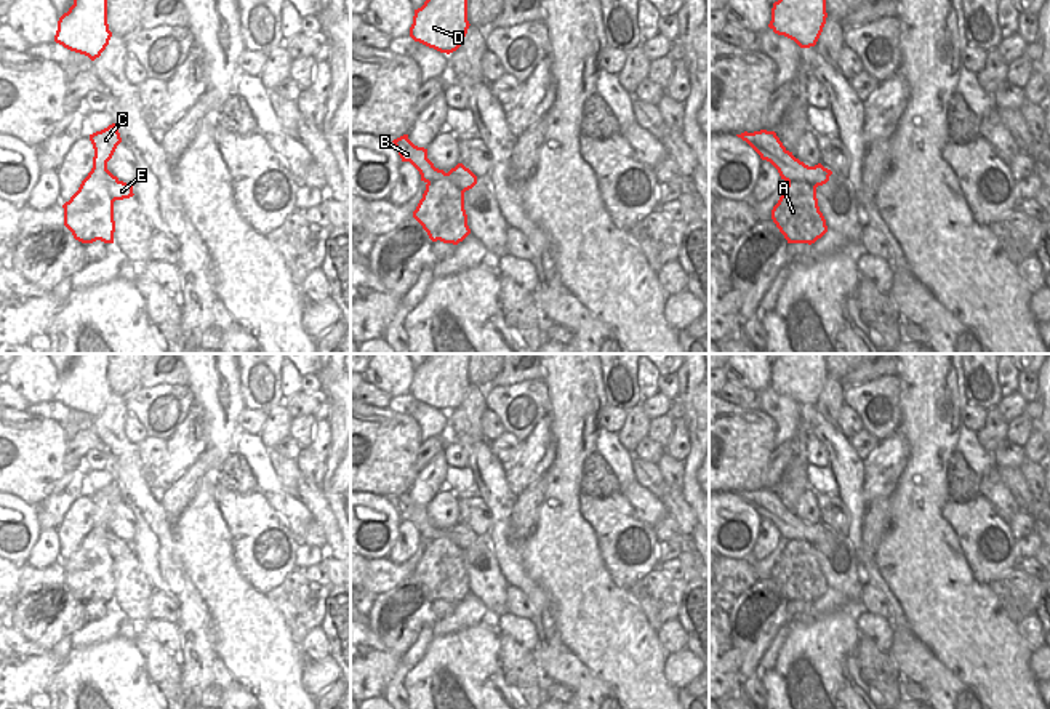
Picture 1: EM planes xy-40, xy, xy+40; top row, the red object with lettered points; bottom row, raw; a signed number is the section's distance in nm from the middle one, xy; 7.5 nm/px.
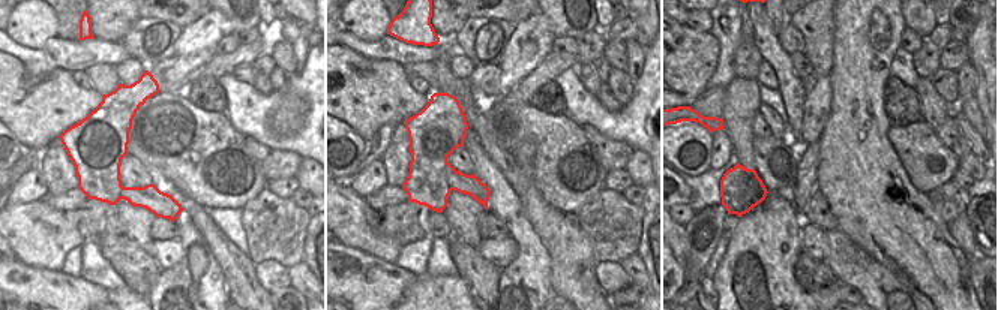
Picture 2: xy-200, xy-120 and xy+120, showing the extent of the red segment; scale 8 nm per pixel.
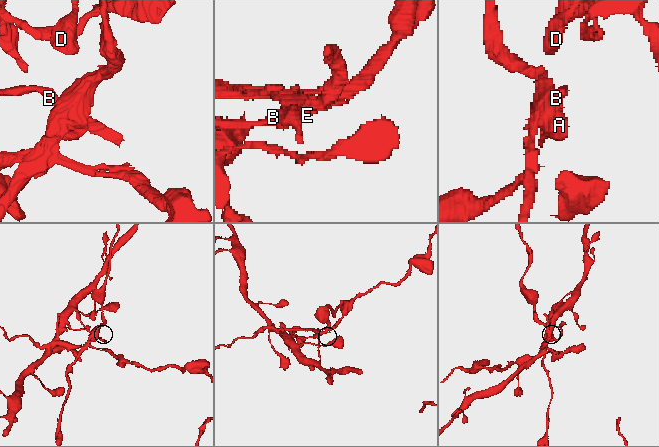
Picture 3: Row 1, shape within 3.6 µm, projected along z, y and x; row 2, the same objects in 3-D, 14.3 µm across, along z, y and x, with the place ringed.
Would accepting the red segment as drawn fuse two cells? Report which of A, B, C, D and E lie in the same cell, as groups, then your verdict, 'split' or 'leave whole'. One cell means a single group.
A C E / B D; split

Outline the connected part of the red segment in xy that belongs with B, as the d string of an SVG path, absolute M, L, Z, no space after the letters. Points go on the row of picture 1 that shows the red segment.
M403 134L392 141L402 162L410 162L421 174L421 181L434 182L447 178L443 170L434 166L427 158L427 149L415 146L408 134Z

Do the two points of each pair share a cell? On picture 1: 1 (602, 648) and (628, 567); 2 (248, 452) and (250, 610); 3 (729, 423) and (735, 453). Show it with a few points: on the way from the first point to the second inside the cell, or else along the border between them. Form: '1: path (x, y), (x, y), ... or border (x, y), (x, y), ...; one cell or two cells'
1: border (601, 556), (609, 576), (628, 591); two cells
2: border (242, 431), (234, 450); two cells
3: path (730, 431), (730, 445); one cell

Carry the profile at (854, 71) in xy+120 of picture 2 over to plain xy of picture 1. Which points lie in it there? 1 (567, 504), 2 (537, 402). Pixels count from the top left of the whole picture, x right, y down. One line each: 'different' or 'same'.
1: same
2: different

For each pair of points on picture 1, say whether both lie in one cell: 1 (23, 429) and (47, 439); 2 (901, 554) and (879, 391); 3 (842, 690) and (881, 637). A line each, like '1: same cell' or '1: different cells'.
1: same cell
2: different cells
3: different cells

